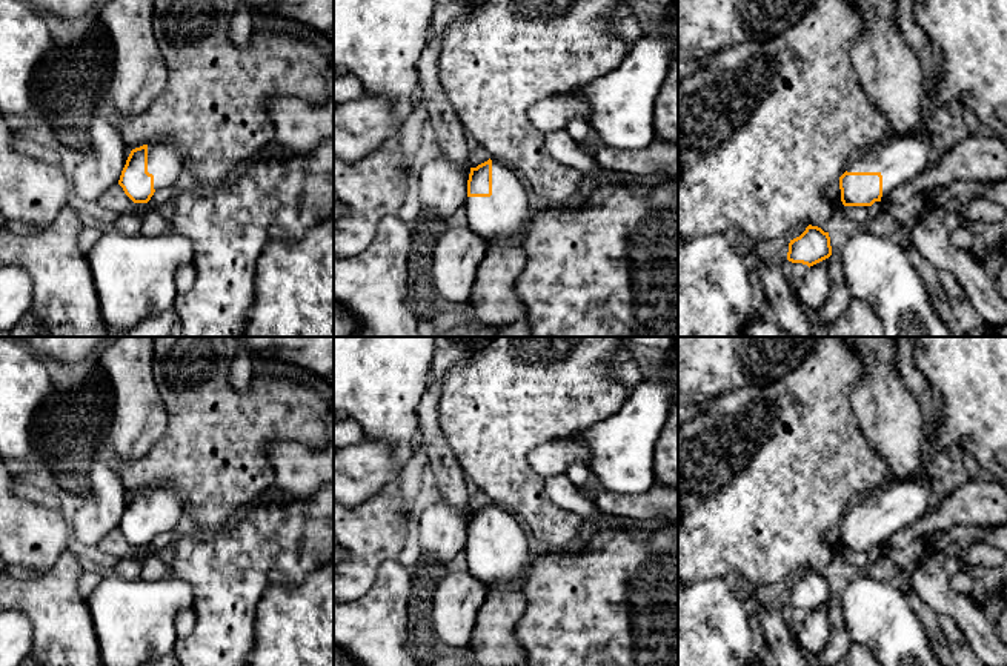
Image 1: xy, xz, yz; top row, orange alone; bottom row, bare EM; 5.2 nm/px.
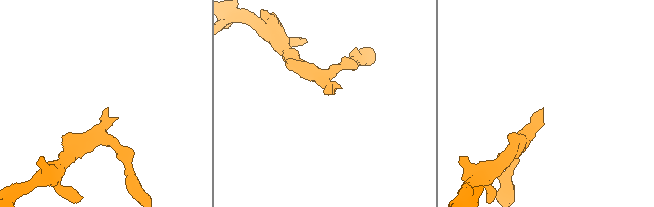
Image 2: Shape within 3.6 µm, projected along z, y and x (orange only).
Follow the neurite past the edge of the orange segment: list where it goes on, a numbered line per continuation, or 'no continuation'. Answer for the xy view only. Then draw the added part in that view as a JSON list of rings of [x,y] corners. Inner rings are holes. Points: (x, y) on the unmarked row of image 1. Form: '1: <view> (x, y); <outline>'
1: xy (165, 506); [[[171,488],[148,489],[148,517],[154,520],[154,534],[175,529],[186,512],[183,497]]]

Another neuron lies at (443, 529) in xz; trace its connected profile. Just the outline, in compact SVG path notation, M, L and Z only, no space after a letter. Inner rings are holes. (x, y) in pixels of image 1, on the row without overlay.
M441 498L424 508L415 521L421 555L412 572L438 584L449 574L450 560L466 549L469 518L470 512L463 512Z

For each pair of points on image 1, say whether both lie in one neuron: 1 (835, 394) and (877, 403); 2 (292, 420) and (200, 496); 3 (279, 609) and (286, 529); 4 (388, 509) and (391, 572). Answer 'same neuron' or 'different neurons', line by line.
1: different neurons
2: same neuron
3: different neurons
4: different neurons

